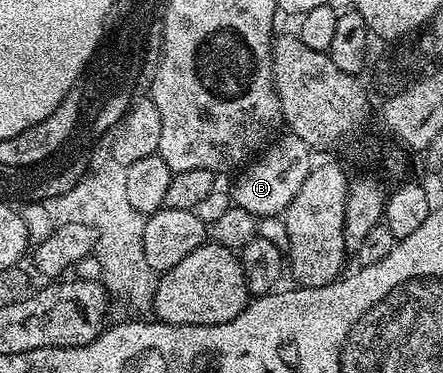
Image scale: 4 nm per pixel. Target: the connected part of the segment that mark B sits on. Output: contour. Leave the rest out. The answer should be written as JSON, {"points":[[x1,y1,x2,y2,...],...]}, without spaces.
{"points":[[290,131,280,134,278,138,272,140,263,150,262,153,248,162,239,172,241,172,230,186,229,192,232,197,234,206,238,209,249,211,256,218,280,216,288,207,289,203,301,189,301,184,308,178,313,168,312,150,300,136]]}

